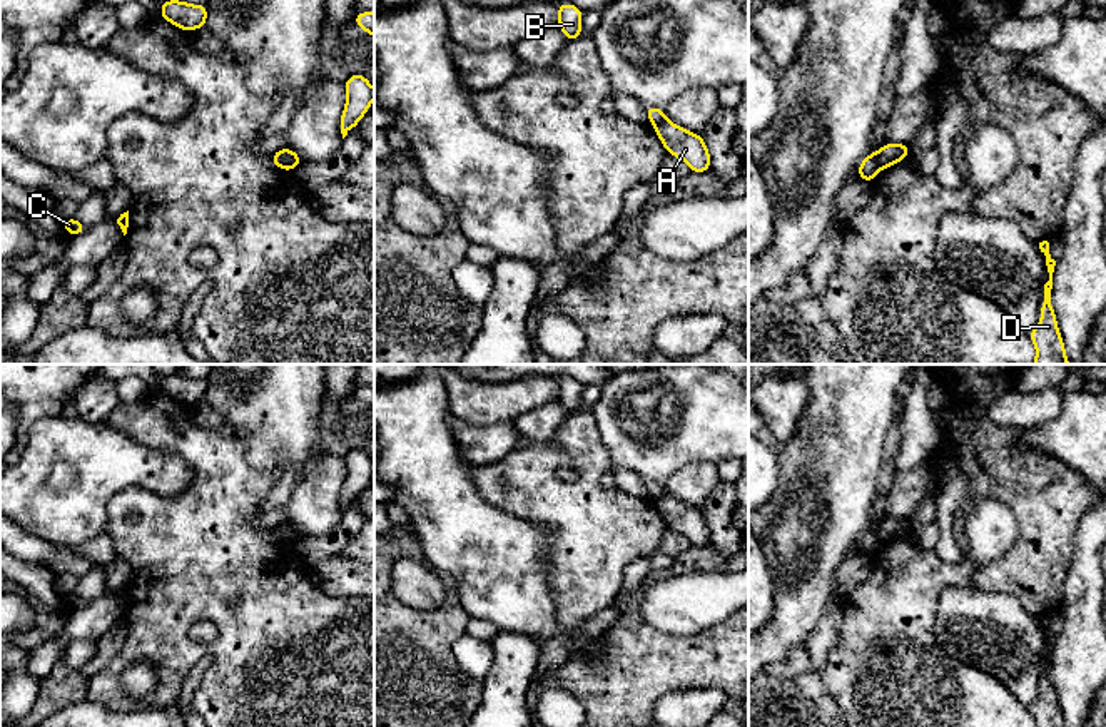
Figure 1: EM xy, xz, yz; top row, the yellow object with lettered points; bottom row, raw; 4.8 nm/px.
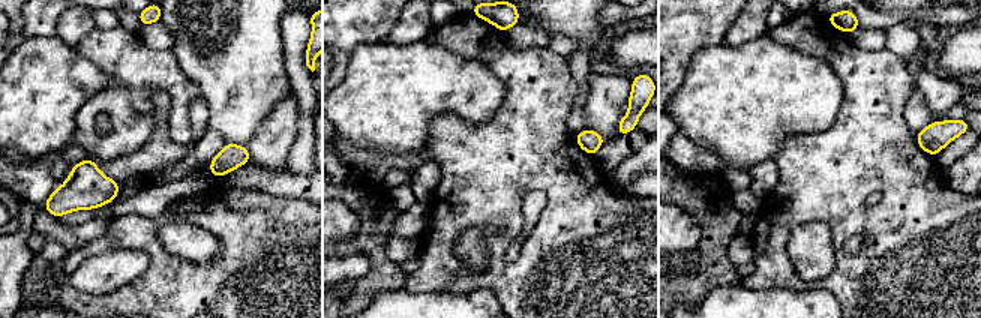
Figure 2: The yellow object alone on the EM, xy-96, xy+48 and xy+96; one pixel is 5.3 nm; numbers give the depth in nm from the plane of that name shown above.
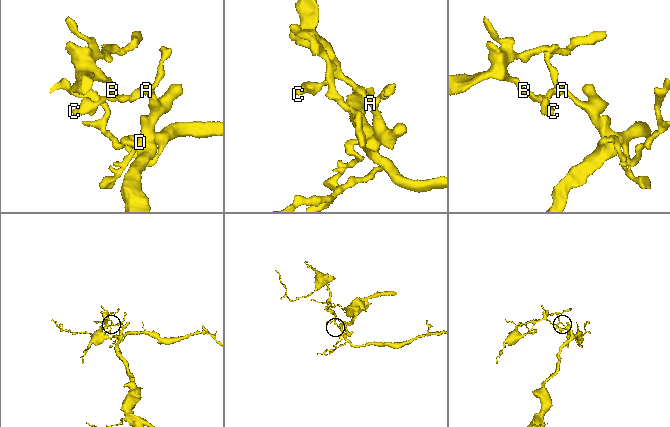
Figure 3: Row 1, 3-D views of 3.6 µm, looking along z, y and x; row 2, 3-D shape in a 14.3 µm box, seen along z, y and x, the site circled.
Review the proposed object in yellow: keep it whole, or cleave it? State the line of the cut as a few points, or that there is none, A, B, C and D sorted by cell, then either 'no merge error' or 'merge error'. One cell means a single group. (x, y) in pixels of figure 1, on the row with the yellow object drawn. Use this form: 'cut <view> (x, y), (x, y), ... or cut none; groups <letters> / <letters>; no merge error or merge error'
cut yz (877, 152), (877, 161), (882, 167); groups A D / B C; merge error

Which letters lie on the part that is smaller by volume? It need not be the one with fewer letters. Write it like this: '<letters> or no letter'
B, C

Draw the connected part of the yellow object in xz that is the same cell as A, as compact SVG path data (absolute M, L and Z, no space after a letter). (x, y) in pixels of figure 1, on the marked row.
M663 120L653 129L667 152L685 160L692 172L700 174L710 169L712 157L702 135L688 132L670 120Z

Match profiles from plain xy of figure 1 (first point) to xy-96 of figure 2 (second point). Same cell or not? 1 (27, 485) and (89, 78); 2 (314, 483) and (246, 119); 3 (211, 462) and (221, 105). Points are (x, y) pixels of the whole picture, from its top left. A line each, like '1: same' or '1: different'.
1: same
2: different
3: different

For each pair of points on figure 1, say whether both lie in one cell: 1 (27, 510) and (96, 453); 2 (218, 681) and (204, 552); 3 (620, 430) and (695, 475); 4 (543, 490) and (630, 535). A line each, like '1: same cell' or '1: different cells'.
1: same cell
2: same cell
3: different cells
4: same cell

